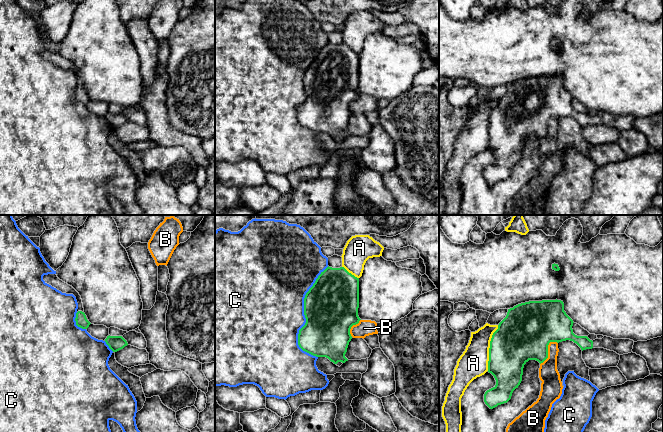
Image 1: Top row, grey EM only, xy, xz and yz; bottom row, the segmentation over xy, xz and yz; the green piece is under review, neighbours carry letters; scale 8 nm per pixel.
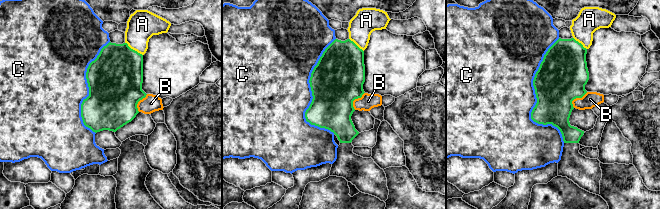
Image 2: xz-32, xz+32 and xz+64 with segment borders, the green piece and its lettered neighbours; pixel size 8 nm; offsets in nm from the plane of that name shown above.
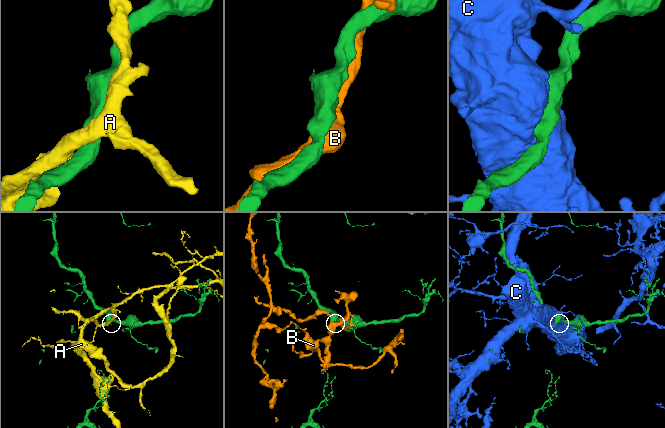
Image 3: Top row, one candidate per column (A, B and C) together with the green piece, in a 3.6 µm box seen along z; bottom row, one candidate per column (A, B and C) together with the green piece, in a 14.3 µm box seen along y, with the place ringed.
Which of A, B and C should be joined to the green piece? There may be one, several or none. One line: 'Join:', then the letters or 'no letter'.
Join: no letter

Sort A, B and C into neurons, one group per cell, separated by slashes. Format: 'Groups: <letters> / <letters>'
Groups: A / B / C

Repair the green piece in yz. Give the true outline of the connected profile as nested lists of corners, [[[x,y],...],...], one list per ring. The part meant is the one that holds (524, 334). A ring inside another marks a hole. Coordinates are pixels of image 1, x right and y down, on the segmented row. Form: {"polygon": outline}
{"polygon": [[[561,300],[529,301],[508,309],[506,317],[499,323],[498,329],[493,333],[490,348],[488,372],[491,373],[496,385],[484,394],[484,402],[493,409],[498,405],[507,403],[513,391],[522,381],[524,365],[529,360],[536,360],[540,364],[548,358],[548,345],[550,342],[566,340],[576,343],[581,350],[604,348],[619,355],[632,352],[634,341],[630,339],[613,339],[604,336],[602,339],[590,340],[587,336],[577,336],[573,333],[573,320],[564,311]]]}

